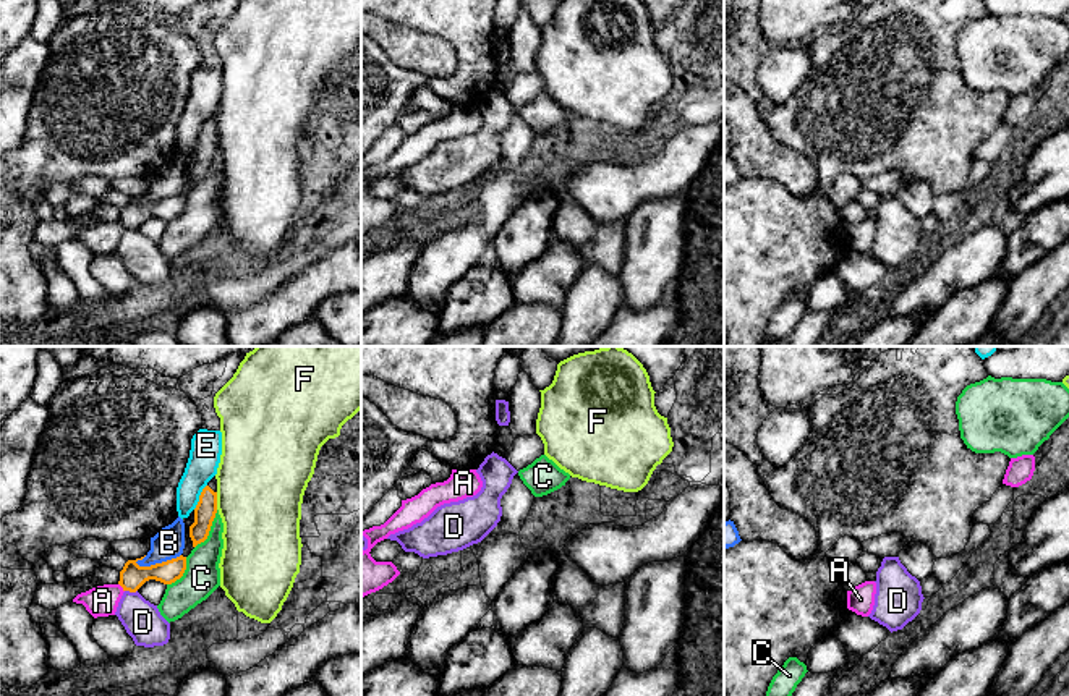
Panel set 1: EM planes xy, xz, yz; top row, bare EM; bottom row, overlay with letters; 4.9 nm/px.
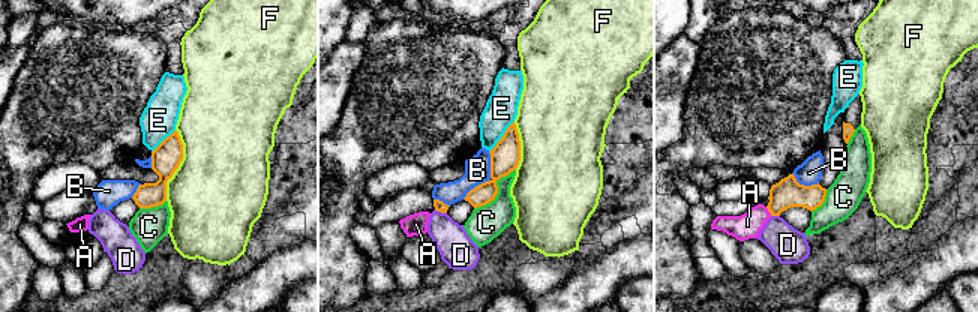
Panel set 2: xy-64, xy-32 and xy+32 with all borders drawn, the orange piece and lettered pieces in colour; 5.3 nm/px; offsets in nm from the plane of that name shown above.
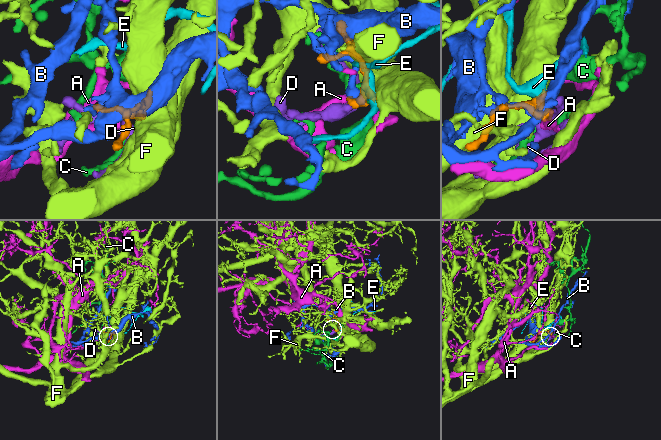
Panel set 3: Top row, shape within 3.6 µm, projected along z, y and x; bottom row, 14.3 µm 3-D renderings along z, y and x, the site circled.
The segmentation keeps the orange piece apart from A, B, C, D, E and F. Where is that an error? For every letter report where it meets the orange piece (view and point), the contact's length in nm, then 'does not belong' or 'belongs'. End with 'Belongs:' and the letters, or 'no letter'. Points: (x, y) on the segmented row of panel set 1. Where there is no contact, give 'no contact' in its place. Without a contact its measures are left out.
A: xy (122, 586) | 50 nm | does not belong
B: xy (157, 564) | 240 nm | does not belong
C: xy (209, 530) | 220 nm | does not belong
D: xy (132, 591) | 60 nm | does not belong
E: xy (200, 497) | 140 nm | does not belong
F: xy (216, 500) | 90 nm | does not belong
Belongs: no letter

